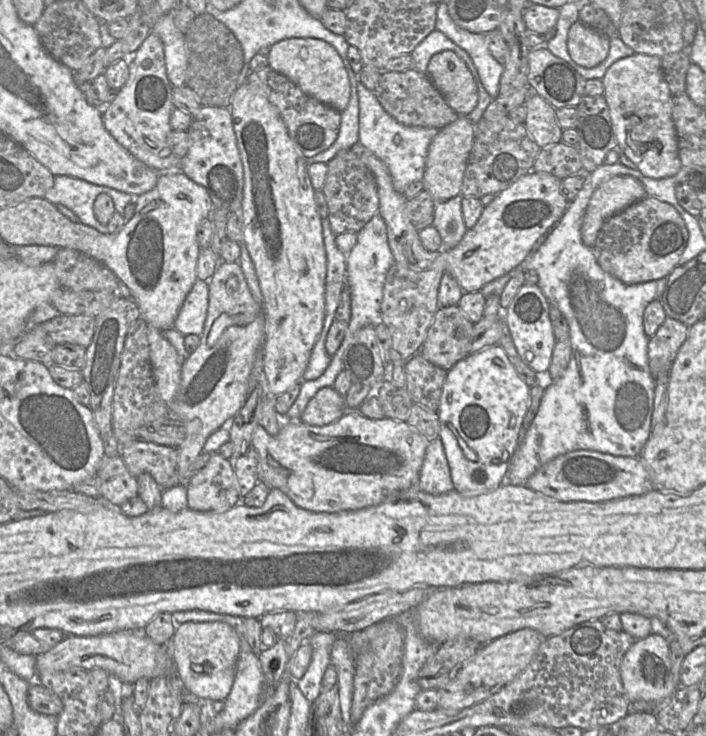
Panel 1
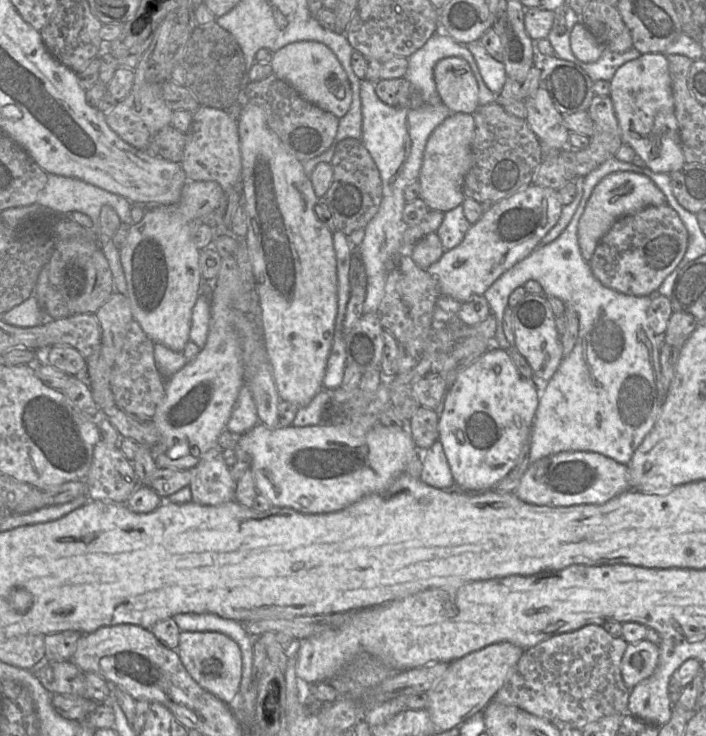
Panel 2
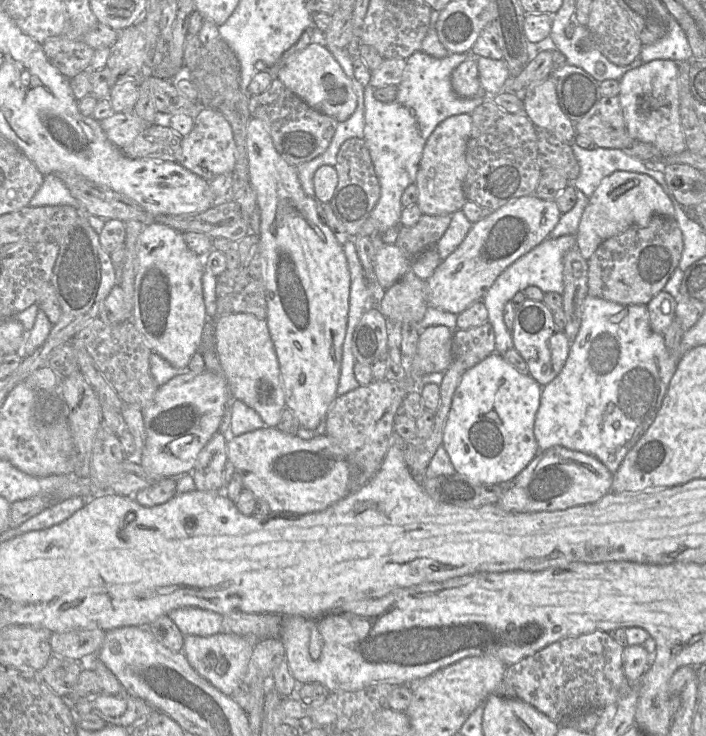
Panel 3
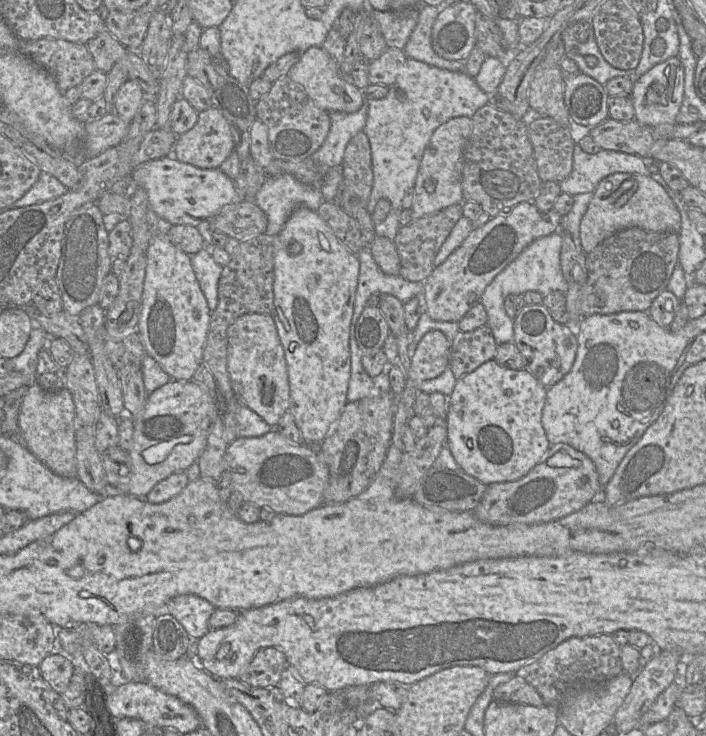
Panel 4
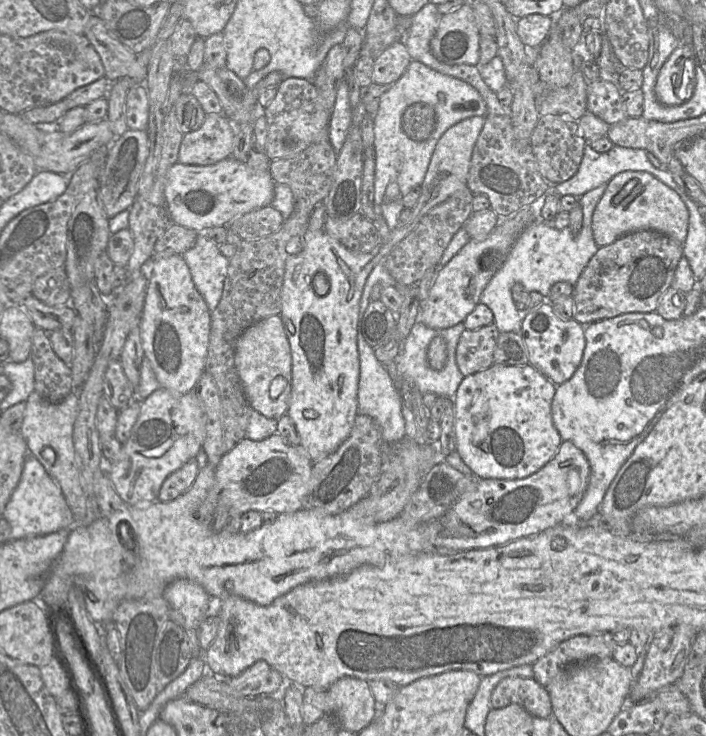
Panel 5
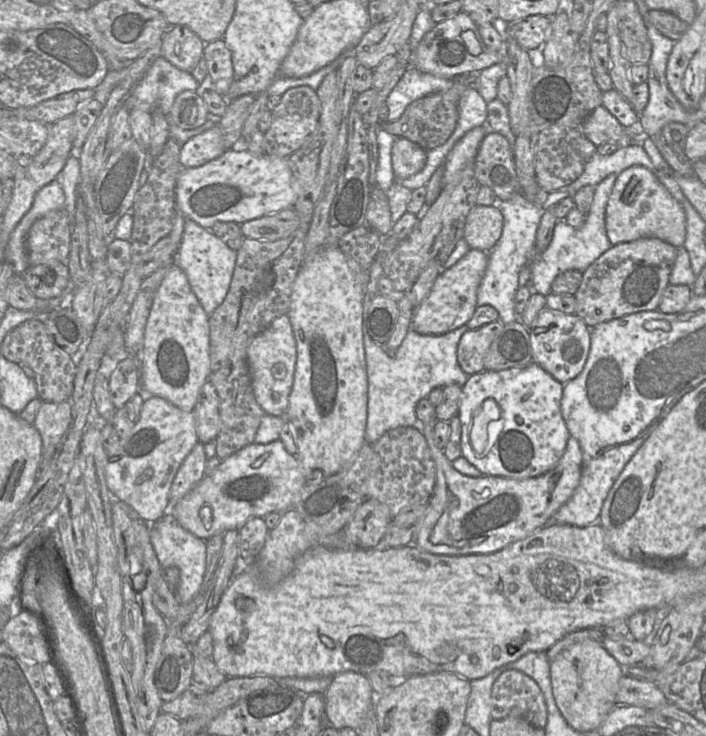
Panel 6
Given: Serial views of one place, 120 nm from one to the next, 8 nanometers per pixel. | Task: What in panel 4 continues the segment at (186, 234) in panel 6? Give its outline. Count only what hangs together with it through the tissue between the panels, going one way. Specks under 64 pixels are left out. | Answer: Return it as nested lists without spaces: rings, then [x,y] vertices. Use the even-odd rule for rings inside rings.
[[[207,245],[196,254],[190,256],[197,281],[212,313],[218,305],[218,284],[223,266],[213,259],[210,247],[207,247]]]

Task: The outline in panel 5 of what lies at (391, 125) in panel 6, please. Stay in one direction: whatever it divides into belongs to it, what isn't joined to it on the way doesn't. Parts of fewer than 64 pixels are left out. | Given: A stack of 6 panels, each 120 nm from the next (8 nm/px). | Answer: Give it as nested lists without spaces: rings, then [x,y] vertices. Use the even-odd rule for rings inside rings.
[[[418,102],[406,108],[401,118],[404,133],[415,141],[424,141],[435,128],[435,111],[430,105]]]

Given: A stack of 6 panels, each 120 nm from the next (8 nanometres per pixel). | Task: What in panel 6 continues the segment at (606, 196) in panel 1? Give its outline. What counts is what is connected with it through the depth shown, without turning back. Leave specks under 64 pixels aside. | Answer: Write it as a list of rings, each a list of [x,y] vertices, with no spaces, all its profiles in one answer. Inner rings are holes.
[[[643,166],[630,167],[617,176],[606,207],[605,225],[607,237],[613,246],[641,238],[658,238],[680,248],[684,246],[686,238],[686,215],[683,207],[658,181],[656,175]]]

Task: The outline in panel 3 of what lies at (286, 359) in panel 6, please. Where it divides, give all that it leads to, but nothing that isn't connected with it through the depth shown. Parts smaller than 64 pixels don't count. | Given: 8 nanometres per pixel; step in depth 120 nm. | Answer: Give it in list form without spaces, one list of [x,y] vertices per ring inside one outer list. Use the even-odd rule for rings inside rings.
[[[233,313],[219,317],[215,323],[215,350],[221,364],[232,399],[238,399],[254,409],[265,426],[276,427],[282,410],[286,407],[279,363],[267,322],[251,313]]]

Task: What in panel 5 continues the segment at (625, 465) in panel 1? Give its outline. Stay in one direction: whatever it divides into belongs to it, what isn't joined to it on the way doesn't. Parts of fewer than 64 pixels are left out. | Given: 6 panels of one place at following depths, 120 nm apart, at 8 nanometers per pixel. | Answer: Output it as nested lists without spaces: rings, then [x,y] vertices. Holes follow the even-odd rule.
[[[562,441],[557,453],[555,456],[540,470],[533,473],[532,475],[522,478],[522,479],[480,479],[476,481],[476,486],[474,489],[471,489],[465,492],[459,500],[442,516],[439,518],[429,521],[424,526],[428,526],[428,542],[434,548],[434,551],[437,552],[464,552],[467,550],[473,549],[483,549],[490,547],[497,547],[504,544],[507,544],[511,541],[517,540],[519,538],[528,537],[530,535],[538,534],[548,528],[559,525],[569,519],[570,515],[573,515],[574,510],[582,500],[589,483],[590,478],[590,465],[586,459],[583,452],[577,448],[570,441]]]

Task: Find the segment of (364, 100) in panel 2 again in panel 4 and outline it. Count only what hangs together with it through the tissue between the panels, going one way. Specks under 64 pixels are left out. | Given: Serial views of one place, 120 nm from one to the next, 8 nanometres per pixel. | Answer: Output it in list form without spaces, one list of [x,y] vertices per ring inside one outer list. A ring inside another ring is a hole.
[[[486,57],[475,80],[465,72],[456,72],[429,65],[425,62],[406,58],[395,82],[388,87],[388,93],[381,99],[367,99],[367,117],[365,128],[371,147],[373,185],[367,203],[367,210],[371,214],[381,199],[391,203],[391,209],[401,209],[405,193],[414,189],[419,166],[424,151],[434,131],[443,123],[456,117],[471,117],[475,112],[489,103],[490,95],[497,93],[497,89],[505,75],[508,63],[503,63],[495,57]]]

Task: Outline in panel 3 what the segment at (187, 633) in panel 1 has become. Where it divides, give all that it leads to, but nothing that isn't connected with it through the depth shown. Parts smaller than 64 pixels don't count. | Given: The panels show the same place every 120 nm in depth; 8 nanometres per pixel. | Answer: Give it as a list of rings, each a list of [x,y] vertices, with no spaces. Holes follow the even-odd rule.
[[[230,632],[211,636],[188,635],[184,638],[182,653],[201,677],[223,694],[231,696],[235,689],[241,685],[253,648],[258,640],[237,636]]]

